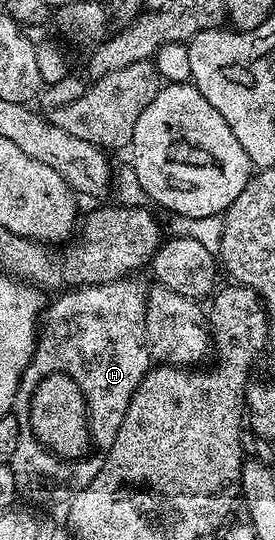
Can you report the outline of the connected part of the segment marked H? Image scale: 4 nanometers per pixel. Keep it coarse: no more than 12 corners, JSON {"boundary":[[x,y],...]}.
{"boundary":[[135,279],[63,291],[47,369],[118,431],[153,368]]}

